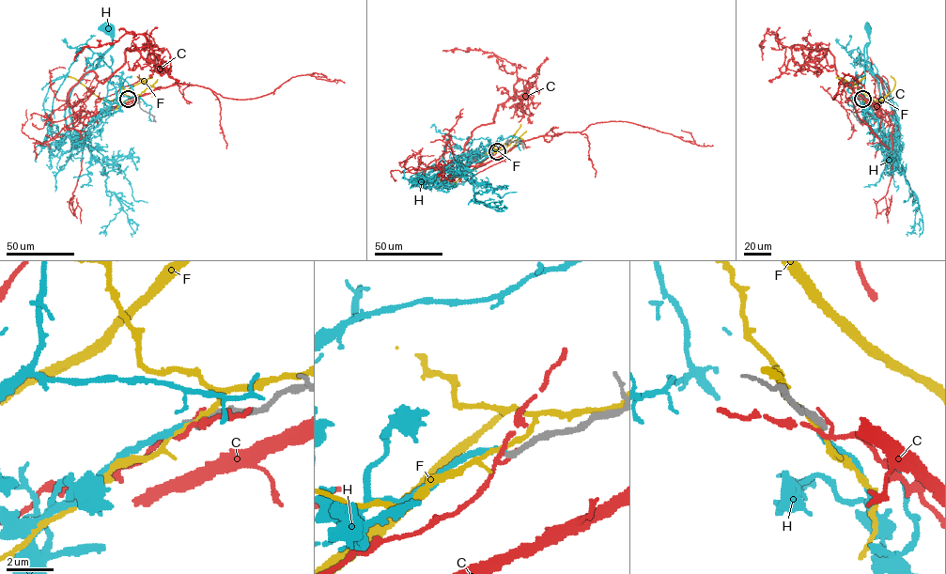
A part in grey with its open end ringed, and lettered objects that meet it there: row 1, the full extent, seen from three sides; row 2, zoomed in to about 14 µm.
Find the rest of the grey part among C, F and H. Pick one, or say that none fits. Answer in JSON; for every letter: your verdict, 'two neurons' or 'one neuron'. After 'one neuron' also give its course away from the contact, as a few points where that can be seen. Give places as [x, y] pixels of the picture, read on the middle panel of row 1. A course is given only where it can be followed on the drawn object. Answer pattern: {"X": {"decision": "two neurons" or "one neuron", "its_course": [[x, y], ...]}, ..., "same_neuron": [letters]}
{"C": {"decision": "two neurons"}, "F": {"decision": "two neurons"}, "H": {"decision": "one neuron", "its_course": [[497, 151], [488, 154], [479, 153], [476, 148], [480, 153], [471, 153], [482, 156], [475, 155]]}, "same_neuron": ["H"]}

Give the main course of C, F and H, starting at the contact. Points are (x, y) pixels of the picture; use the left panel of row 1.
C: (129, 99), (83, 117), (68, 92), (89, 71), (102, 84), (145, 35), (74, 60)
F: (128, 99), (126, 91), (112, 100), (102, 100), (67, 76)
H: (128, 99), (119, 104), (110, 103), (106, 100), (112, 69), (101, 57), (114, 43), (107, 30)

